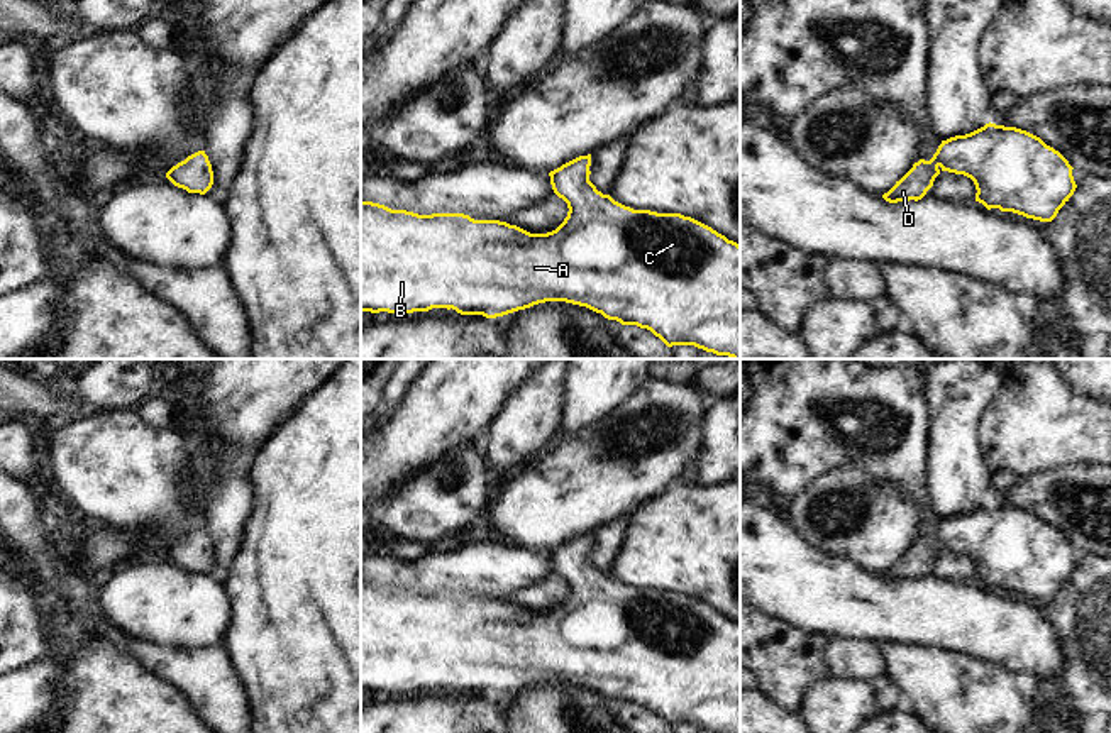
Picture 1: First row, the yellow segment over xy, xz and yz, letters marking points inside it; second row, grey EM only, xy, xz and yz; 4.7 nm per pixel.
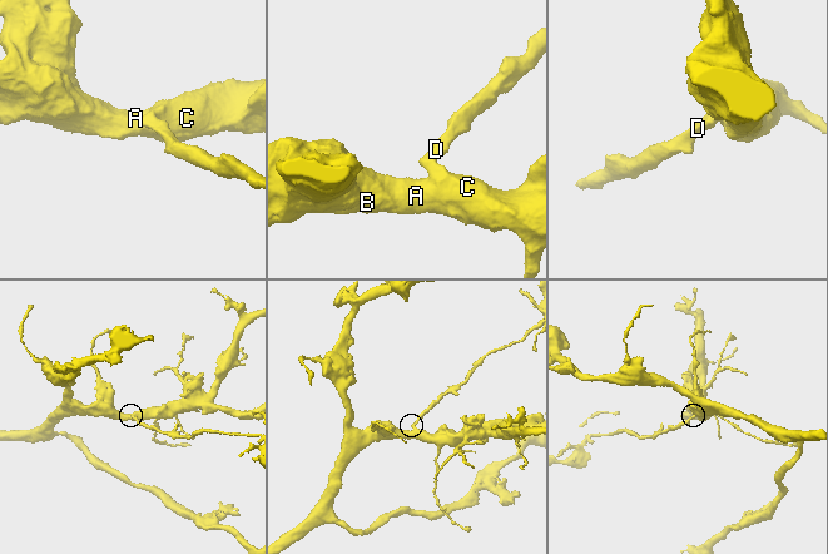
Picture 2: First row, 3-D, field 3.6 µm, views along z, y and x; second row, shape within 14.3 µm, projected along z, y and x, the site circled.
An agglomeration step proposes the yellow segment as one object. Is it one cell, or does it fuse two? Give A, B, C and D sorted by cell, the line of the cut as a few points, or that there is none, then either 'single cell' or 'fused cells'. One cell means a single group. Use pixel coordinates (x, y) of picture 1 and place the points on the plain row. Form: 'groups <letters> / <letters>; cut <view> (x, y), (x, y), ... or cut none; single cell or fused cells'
groups A B C D; cut none; single cell

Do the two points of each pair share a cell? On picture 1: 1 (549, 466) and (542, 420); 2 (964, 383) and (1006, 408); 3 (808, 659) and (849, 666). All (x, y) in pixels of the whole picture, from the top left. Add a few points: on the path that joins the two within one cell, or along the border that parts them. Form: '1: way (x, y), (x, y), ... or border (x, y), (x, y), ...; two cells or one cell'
1: border (559, 432), (547, 447), (520, 469); two cells
2: border (1003, 376), (1003, 383), (981, 420), (978, 437); two cells
3: border (829, 640), (825, 664), (832, 677); two cells

